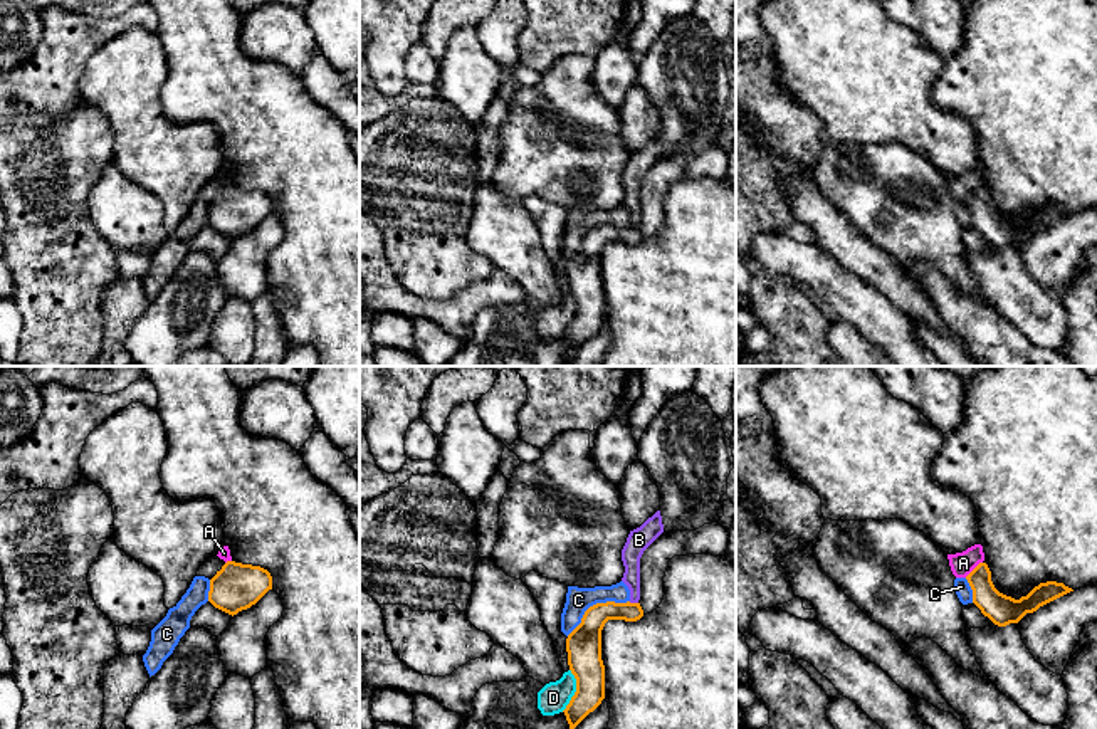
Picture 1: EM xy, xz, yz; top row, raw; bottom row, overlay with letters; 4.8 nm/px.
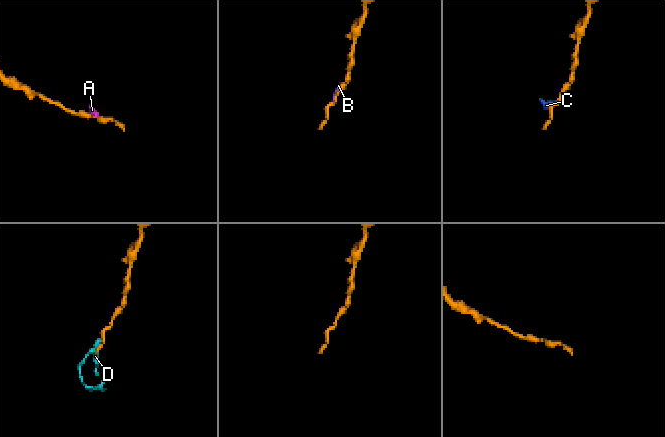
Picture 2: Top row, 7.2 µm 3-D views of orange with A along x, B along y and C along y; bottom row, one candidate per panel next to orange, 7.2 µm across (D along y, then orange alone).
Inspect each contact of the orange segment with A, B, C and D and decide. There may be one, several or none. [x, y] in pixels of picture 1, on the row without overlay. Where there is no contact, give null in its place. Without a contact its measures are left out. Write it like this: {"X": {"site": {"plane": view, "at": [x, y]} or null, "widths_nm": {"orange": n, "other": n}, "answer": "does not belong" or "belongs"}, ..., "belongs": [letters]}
{"A": {"site": {"plane": "yz", "at": [975, 192]}, "widths_nm": {"orange": 150, "other": 110}, "answer": "does not belong"}, "B": {"site": {"plane": "xz", "at": [634, 227]}, "widths_nm": {"orange": 120, "other": 100}, "answer": "does not belong"}, "C": {"site": {"plane": "xz", "at": [597, 227]}, "widths_nm": {"orange": 170, "other": 120}, "answer": "does not belong"}, "D": {"site": {"plane": "xz", "at": [577, 314]}, "widths_nm": {"orange": 170, "other": 150}, "answer": "does not belong"}, "belongs": []}

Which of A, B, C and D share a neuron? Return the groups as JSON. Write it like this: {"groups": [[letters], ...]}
{"groups": [["A", "C"], ["B", "D"]]}

